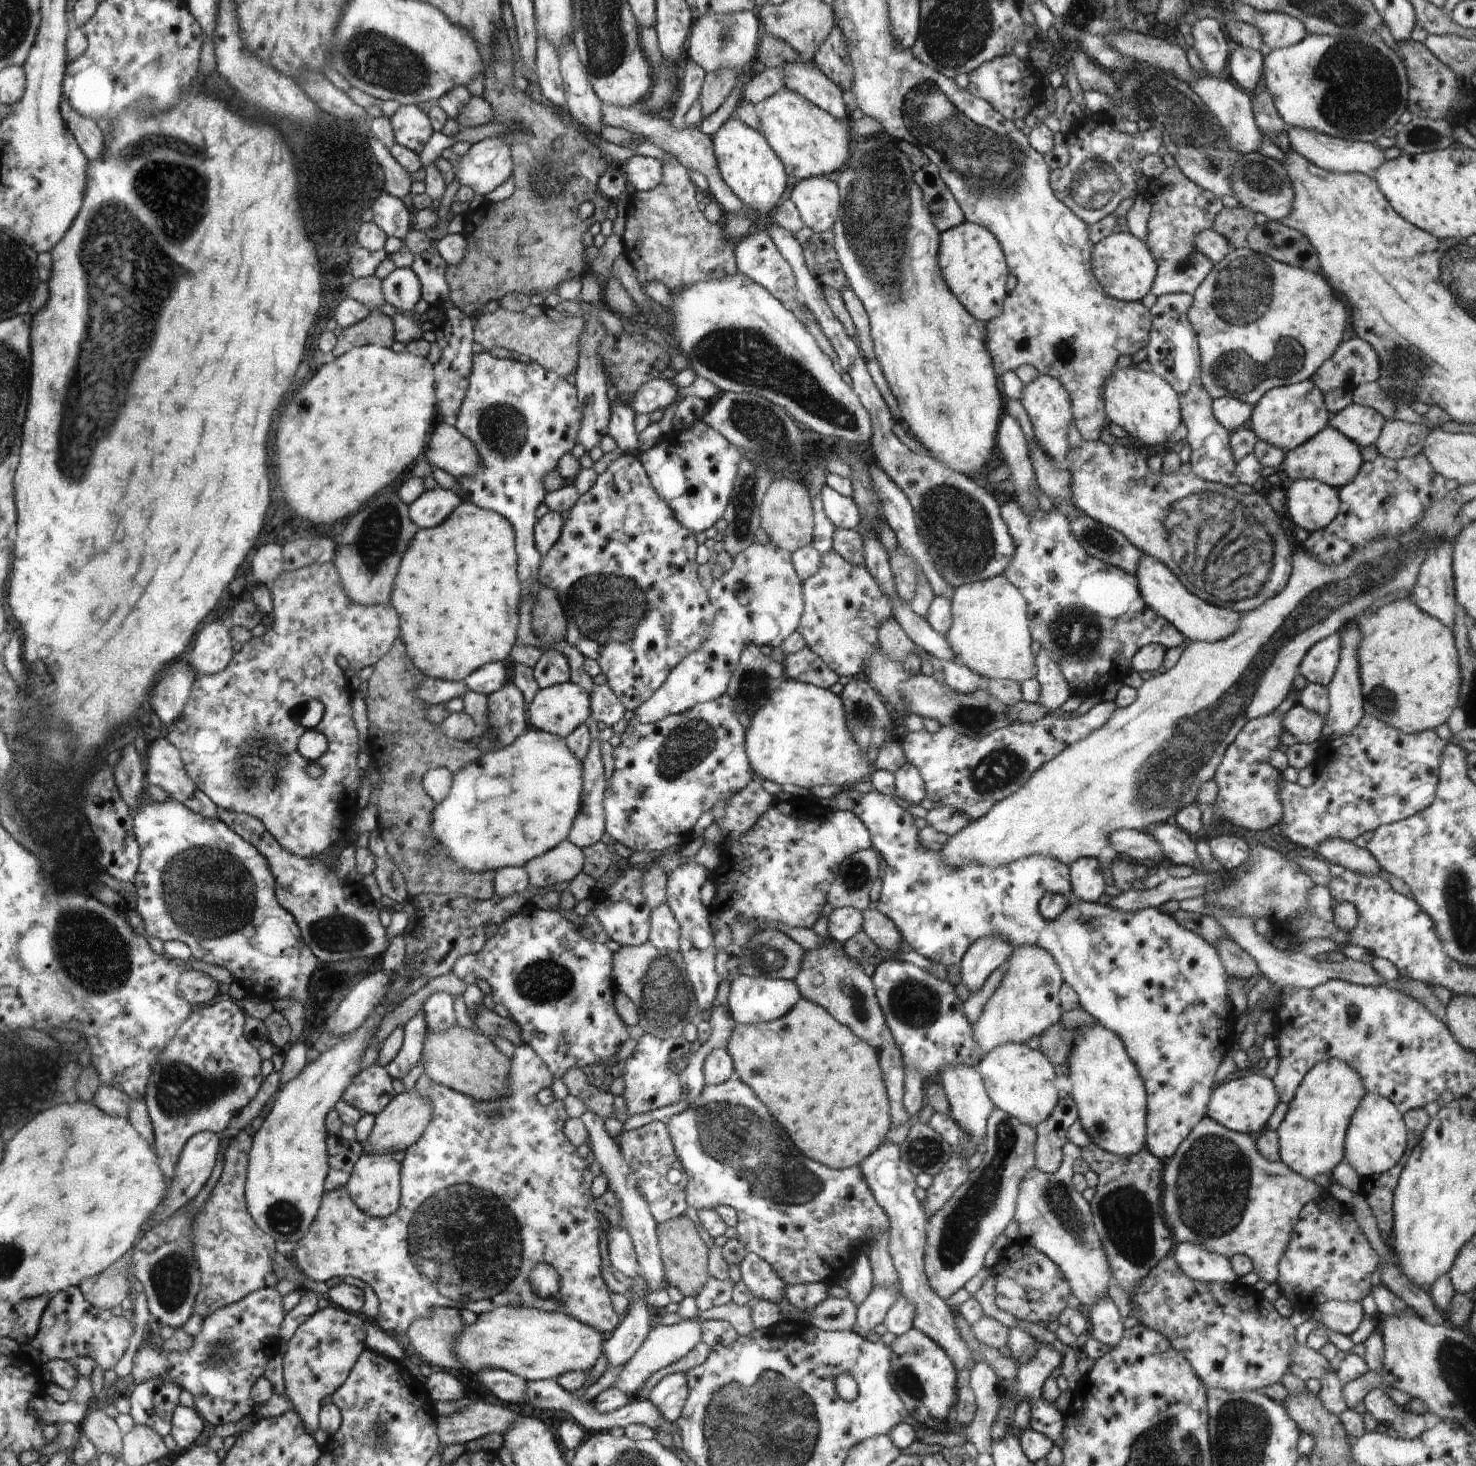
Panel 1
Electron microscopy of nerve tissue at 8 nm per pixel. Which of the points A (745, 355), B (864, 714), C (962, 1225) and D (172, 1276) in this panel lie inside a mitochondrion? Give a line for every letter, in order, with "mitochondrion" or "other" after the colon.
A: mitochondrion
B: mitochondrion
C: mitochondrion
D: mitochondrion

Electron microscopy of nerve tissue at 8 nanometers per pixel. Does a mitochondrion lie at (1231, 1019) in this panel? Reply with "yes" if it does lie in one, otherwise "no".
no

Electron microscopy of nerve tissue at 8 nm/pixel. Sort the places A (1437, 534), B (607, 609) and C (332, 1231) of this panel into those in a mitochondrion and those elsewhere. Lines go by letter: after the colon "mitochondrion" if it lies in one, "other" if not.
A: mitochondrion
B: mitochondrion
C: other

